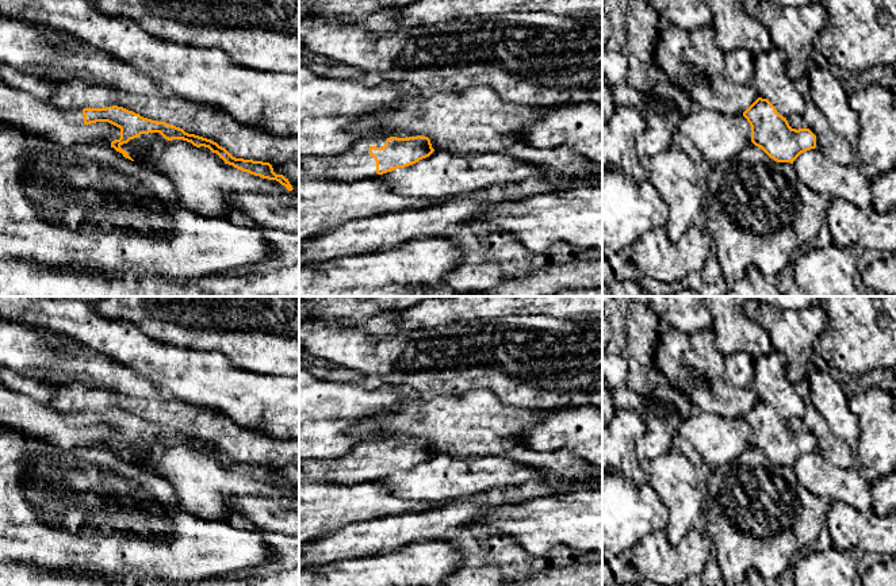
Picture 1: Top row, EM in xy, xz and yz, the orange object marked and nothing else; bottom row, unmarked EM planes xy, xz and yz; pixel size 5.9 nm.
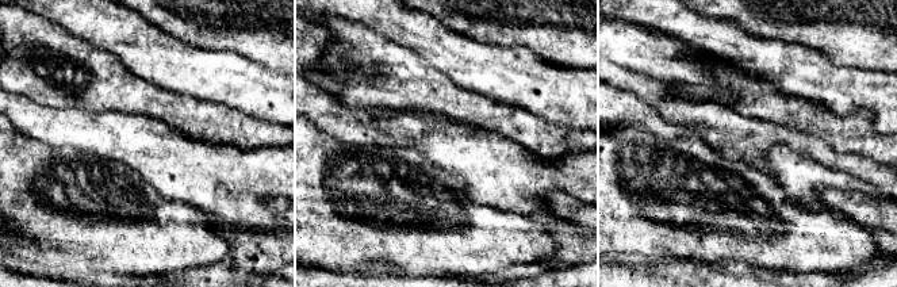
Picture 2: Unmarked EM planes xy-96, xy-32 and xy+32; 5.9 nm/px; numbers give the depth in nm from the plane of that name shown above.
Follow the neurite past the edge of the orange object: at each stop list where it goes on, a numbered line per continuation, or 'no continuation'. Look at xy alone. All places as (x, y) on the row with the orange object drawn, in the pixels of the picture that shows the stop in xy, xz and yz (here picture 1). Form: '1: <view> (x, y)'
1: xy (75, 115)

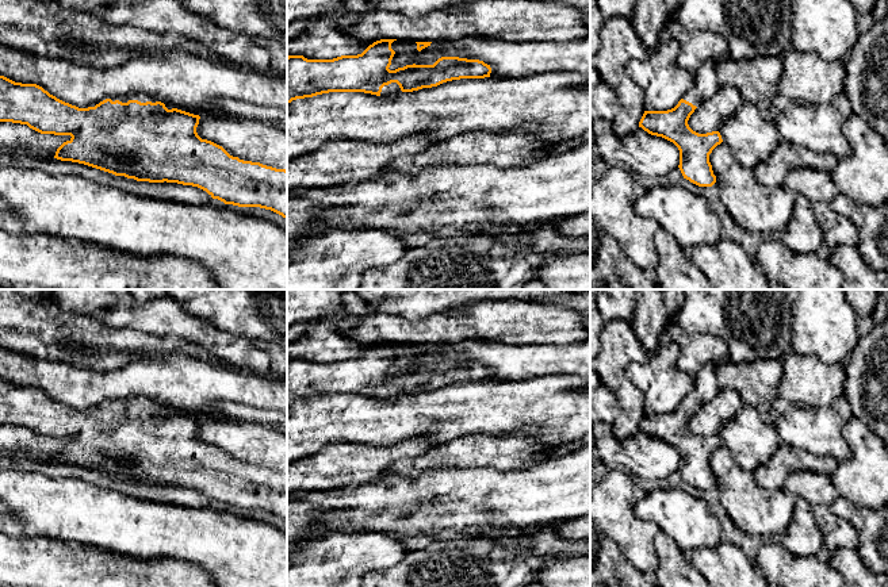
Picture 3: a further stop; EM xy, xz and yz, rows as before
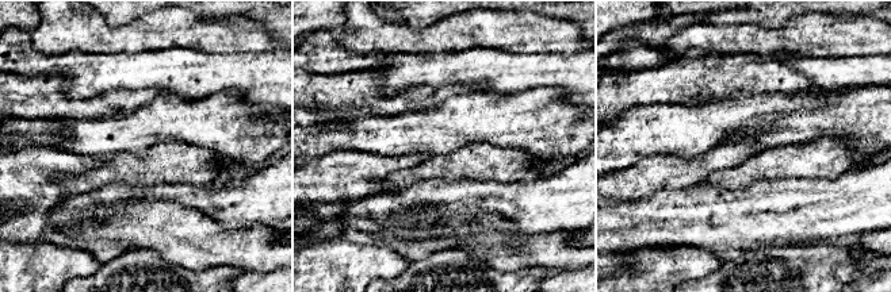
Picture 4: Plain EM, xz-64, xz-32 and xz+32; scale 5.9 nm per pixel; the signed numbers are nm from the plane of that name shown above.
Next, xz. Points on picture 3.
1: xz (391, 89)

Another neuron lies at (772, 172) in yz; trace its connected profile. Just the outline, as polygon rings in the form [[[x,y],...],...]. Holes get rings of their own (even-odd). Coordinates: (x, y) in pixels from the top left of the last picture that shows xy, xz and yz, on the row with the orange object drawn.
[[[780,141],[773,154],[753,169],[758,184],[768,188],[784,185],[786,174],[795,168],[812,168],[831,173],[838,160],[828,153],[815,153]]]

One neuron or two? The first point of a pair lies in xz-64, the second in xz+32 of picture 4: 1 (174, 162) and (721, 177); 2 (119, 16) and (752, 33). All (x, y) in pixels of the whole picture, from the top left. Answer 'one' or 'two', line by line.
1: one
2: two

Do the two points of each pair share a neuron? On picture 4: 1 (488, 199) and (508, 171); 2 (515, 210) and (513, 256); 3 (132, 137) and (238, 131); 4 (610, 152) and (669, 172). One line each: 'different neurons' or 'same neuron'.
1: different neurons
2: different neurons
3: same neuron
4: different neurons

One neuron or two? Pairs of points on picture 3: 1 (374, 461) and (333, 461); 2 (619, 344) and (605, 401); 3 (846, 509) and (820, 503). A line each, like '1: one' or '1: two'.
1: one
2: two
3: two

